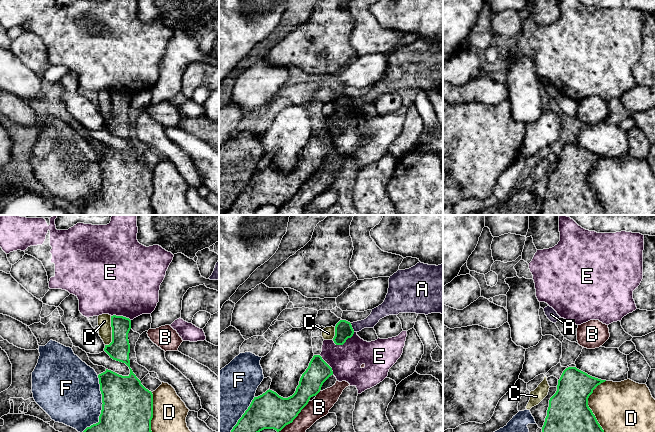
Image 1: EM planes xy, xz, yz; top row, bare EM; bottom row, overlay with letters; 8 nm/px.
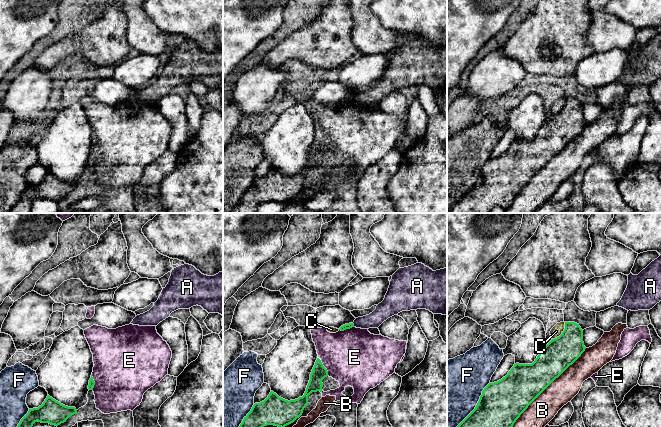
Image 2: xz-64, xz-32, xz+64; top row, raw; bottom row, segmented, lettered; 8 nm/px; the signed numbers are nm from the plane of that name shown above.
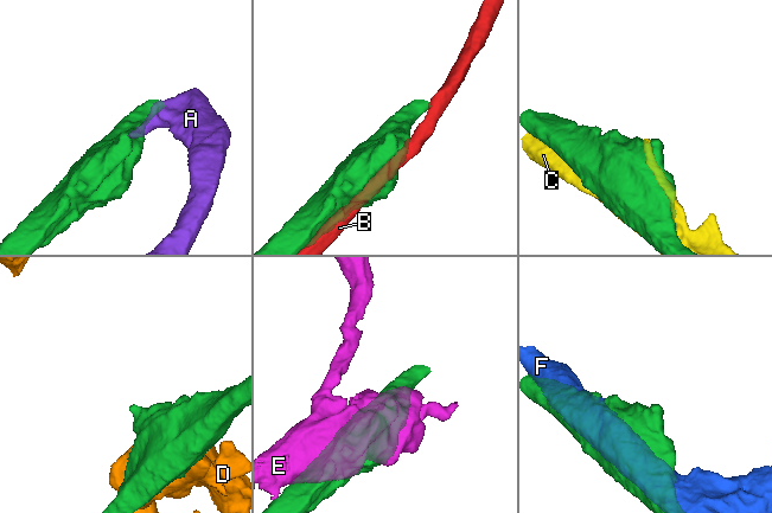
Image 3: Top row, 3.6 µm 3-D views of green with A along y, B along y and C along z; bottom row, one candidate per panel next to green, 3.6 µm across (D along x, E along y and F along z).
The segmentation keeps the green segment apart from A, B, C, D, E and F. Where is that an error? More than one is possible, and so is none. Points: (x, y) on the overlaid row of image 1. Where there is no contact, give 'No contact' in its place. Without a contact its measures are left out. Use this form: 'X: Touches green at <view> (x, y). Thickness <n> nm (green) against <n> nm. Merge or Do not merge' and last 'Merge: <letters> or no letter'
A: Touches green at xz (351, 327). Thickness 140 nm (green) against 100 nm. Do not merge
B: Touches green at xz (295, 417). Thickness 280 nm (green) against 160 nm. Do not merge
C: Touches green at xy (112, 332). Thickness 170 nm (green) against 110 nm. Do not merge
D: Touches green at yz (587, 405). Thickness 320 nm (green) against 400 nm. Do not merge
E: Touches green at xz (343, 343). Thickness 140 nm (green) against 260 nm. Do not merge
F: Touches green at xy (102, 406). Thickness 400 nm (green) against 440 nm. Do not merge
Merge: no letter

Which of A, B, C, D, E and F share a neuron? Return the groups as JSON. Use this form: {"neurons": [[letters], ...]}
{"neurons": [["A"], ["B"], ["C"], ["D"], ["E"], ["F"]]}

